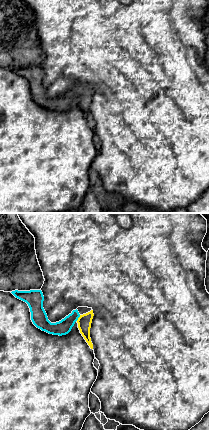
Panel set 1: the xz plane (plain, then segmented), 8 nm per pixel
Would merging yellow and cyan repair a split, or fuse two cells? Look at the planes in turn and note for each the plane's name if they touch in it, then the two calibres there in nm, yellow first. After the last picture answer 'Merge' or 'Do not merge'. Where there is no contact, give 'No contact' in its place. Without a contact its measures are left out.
Touches yellow in xz. Thickness 110 nm (yellow) against 120 nm

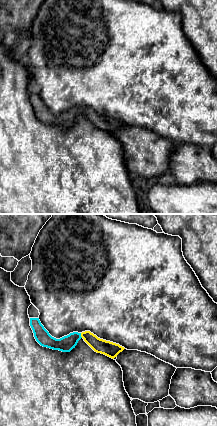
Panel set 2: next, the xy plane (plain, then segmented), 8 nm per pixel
Touches yellow in xy. Thickness 120 nm (yellow) against 130 nm

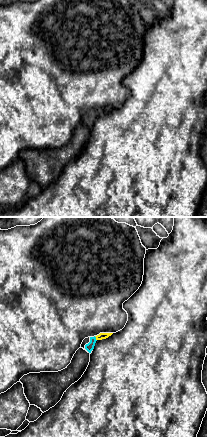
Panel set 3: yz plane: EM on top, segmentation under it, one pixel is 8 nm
Touches yellow in yz. Thickness 50 nm (yellow) against 70 nm

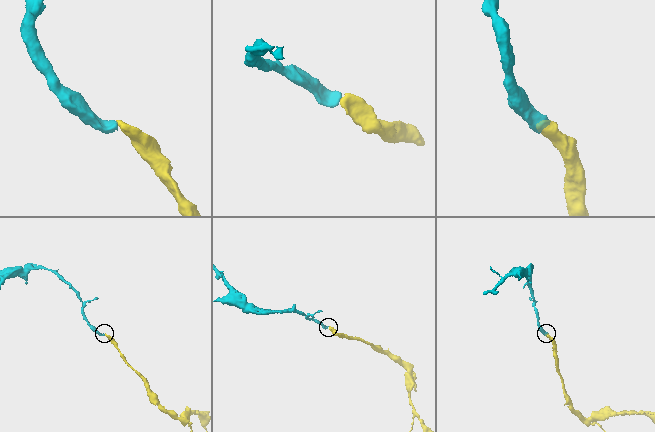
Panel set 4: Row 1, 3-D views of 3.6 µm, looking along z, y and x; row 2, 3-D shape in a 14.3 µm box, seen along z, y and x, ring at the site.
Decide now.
Merge

